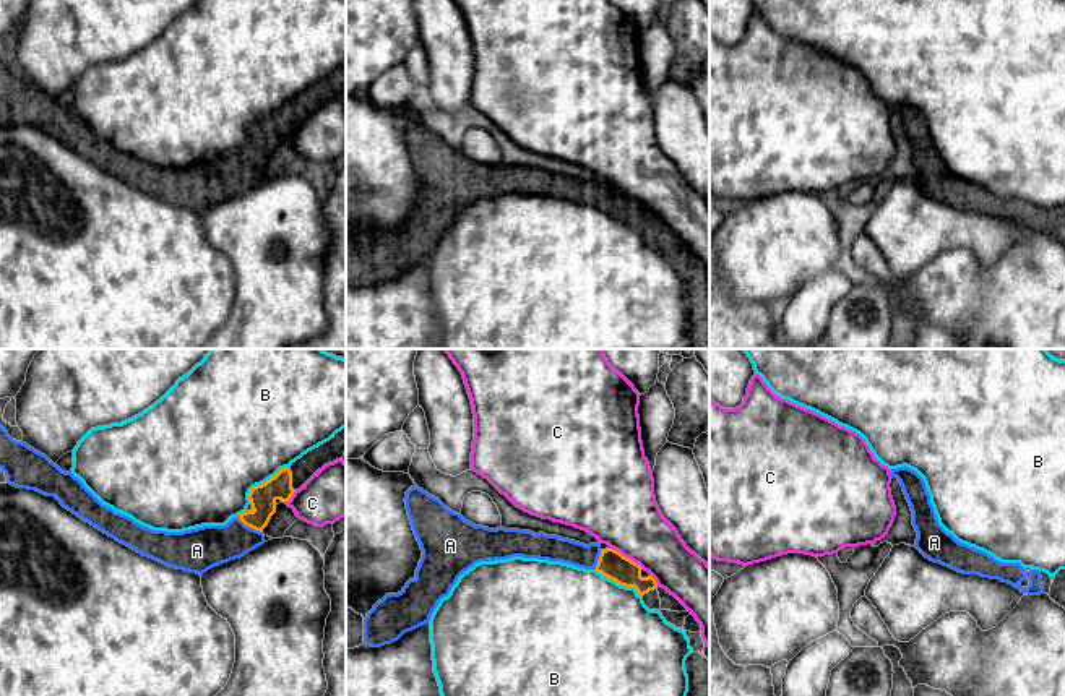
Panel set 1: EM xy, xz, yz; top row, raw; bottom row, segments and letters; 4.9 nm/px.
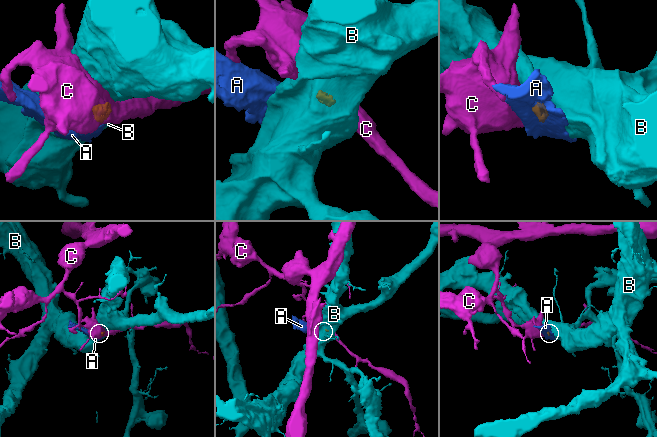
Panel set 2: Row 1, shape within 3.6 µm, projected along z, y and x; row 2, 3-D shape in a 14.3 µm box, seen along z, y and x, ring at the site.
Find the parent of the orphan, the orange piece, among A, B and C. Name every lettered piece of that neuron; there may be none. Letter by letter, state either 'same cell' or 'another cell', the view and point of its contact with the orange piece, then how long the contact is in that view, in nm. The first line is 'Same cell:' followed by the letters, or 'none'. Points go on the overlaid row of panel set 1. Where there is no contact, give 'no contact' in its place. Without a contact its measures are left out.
Same cell: A
A: same cell; contact xy (250, 526); length 150 nm
B: another cell; contact xy (262, 484); length 280 nm
C: another cell; contact xz (625, 557); length 200 nm

